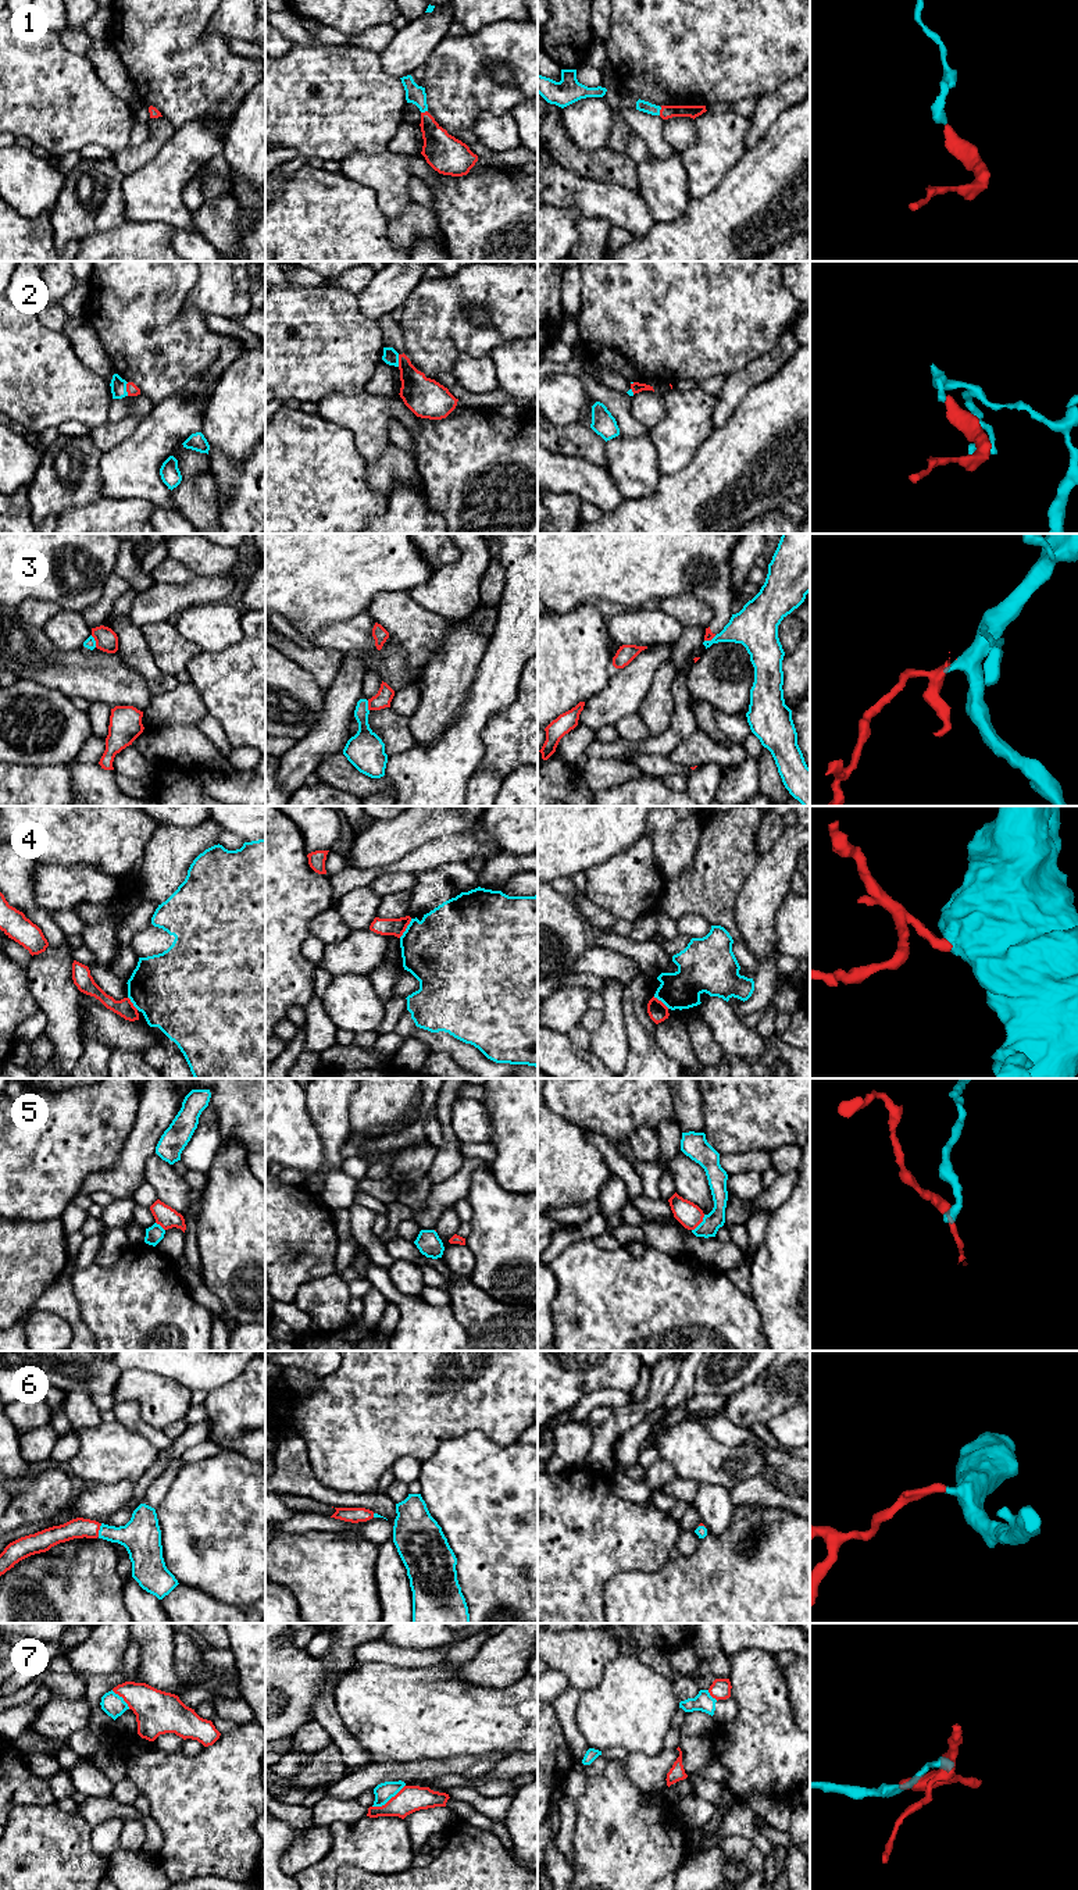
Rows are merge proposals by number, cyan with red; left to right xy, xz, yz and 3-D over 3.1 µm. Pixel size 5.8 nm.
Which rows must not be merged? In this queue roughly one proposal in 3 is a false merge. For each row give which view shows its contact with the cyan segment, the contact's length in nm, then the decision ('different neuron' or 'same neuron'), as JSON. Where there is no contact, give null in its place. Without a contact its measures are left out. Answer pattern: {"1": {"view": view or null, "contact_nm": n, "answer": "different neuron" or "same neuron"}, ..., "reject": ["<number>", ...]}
{"1": {"view": "yz", "contact_nm": 50, "answer": "same neuron"}, "2": {"view": "xy", "contact_nm": 80, "answer": "different neuron"}, "3": {"view": "xy", "contact_nm": 80, "answer": "different neuron"}, "4": {"view": "xz", "contact_nm": 130, "answer": "different neuron"}, "5": {"view": "yz", "contact_nm": 120, "answer": "different neuron"}, "6": {"view": "xy", "contact_nm": 80, "answer": "same neuron"}, "7": {"view": "xz", "contact_nm": 240, "answer": "different neuron"}, "reject": ["2", "3", "4", "5", "7"]}

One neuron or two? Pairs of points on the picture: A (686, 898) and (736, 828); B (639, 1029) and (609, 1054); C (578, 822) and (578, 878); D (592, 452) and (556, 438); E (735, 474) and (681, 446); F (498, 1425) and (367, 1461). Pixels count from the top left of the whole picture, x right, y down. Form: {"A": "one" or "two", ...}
{"A": "one", "B": "two", "C": "two", "D": "one", "E": "two", "F": "one"}

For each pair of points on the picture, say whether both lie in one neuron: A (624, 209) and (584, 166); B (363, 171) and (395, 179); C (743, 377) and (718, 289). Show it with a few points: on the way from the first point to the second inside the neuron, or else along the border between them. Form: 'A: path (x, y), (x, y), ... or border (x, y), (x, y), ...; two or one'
A: border (566, 168), (581, 177), (613, 181), (628, 188); two
B: path (371, 171), (386, 174); one
C: border (770, 352), (727, 377); two

